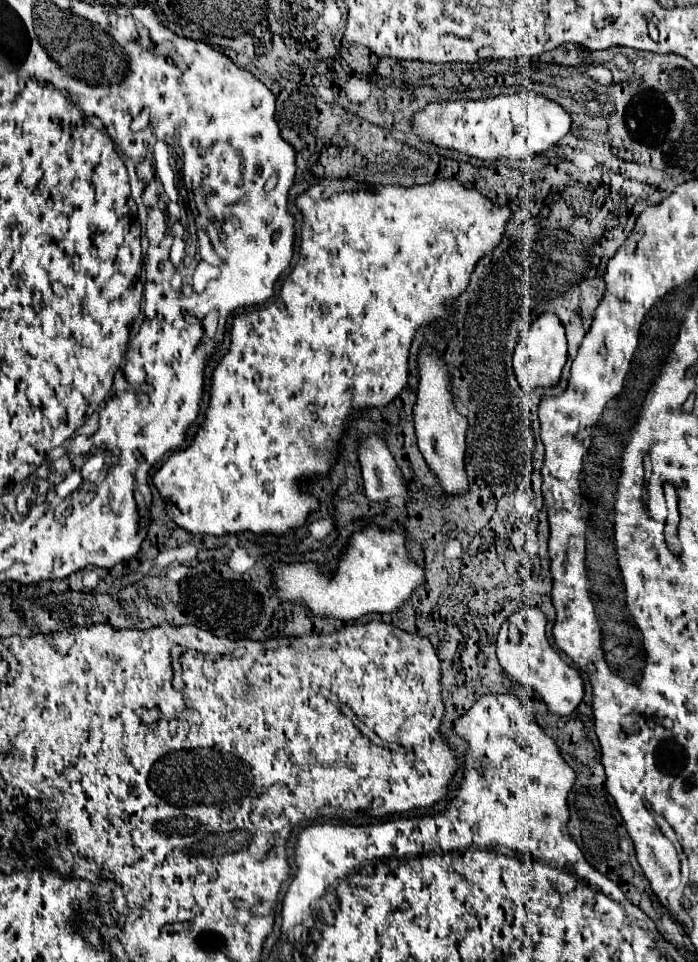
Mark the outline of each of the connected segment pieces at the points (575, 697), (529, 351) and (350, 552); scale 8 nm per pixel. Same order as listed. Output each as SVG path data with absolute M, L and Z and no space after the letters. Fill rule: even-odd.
M525 607L519 613L513 613L501 625L499 635L497 635L497 659L499 659L499 665L503 667L503 671L511 679L515 679L521 685L525 685L527 689L535 691L539 695L539 699L547 705L547 709L555 715L571 715L583 699L581 675L571 665L561 661L559 653L551 647L549 639L545 637L545 615L533 607ZM511 625L515 625L519 629L517 643L511 643L507 637L507 631Z
M555 313L539 317L529 329L521 331L521 341L513 355L513 369L523 391L533 393L537 387L555 387L559 383L565 361L567 361L565 329L561 321L555 317Z
M377 527L357 531L349 541L347 553L339 559L333 577L323 575L317 563L279 563L275 565L279 597L301 601L317 615L337 617L341 621L351 621L367 613L395 613L425 579L423 569L407 557L405 541L403 527L395 531L381 531Z

